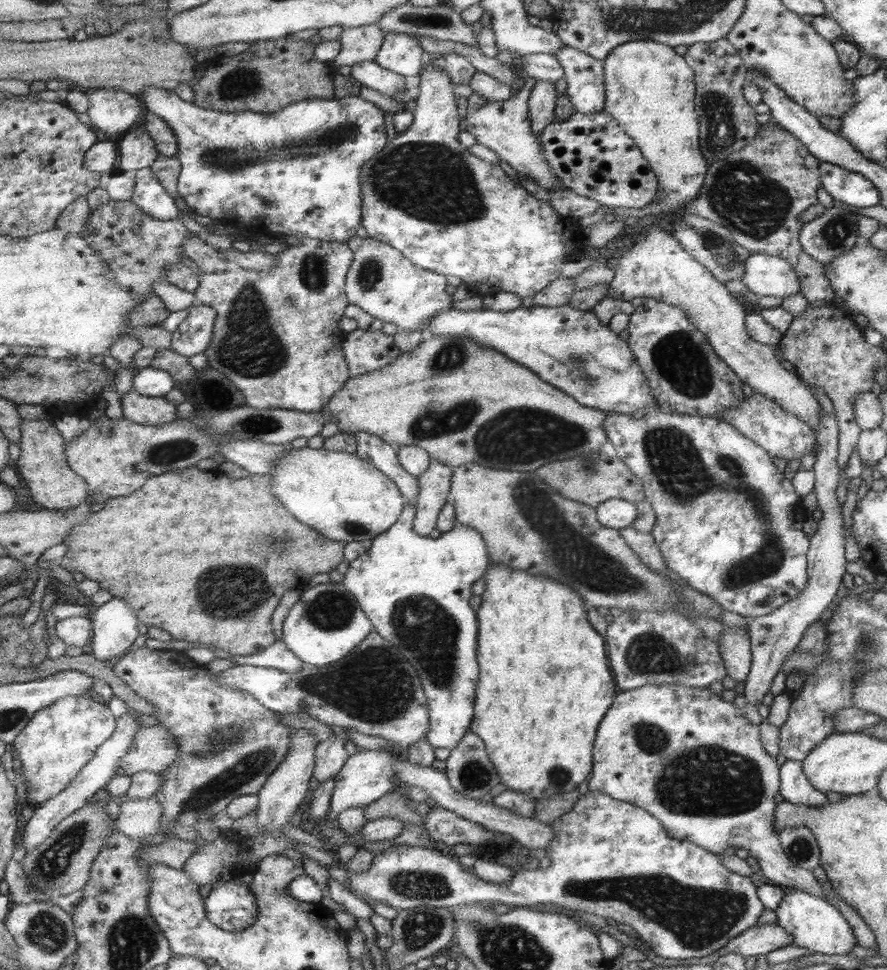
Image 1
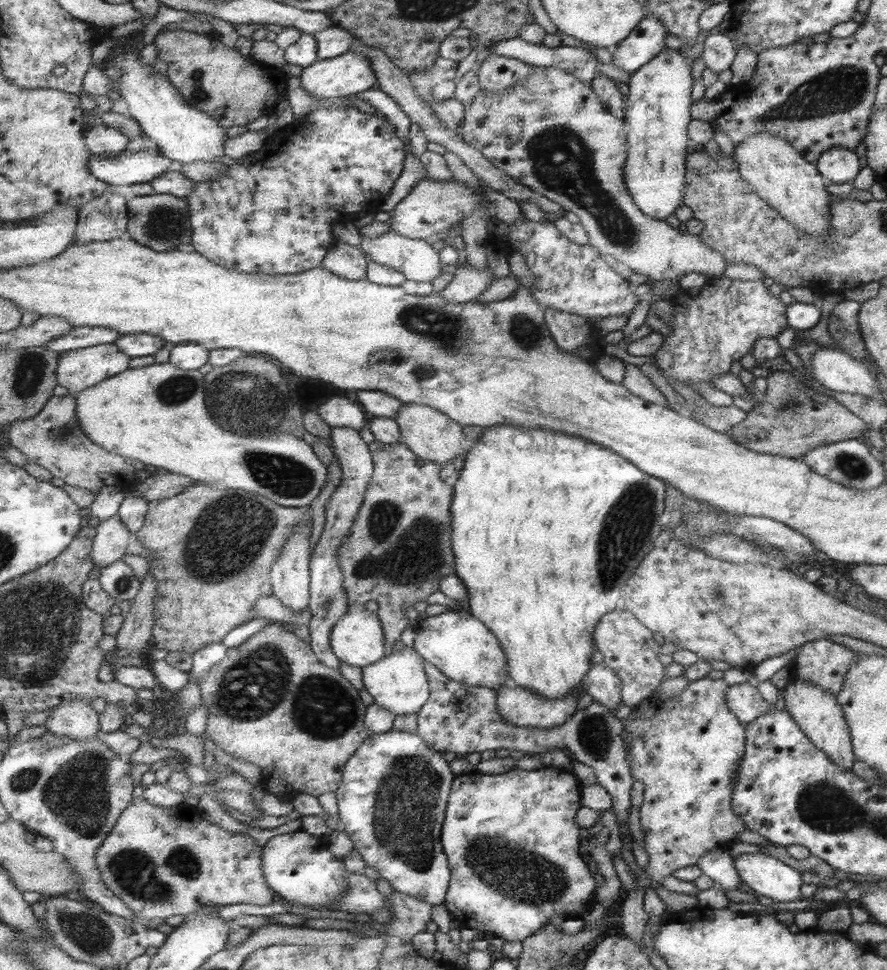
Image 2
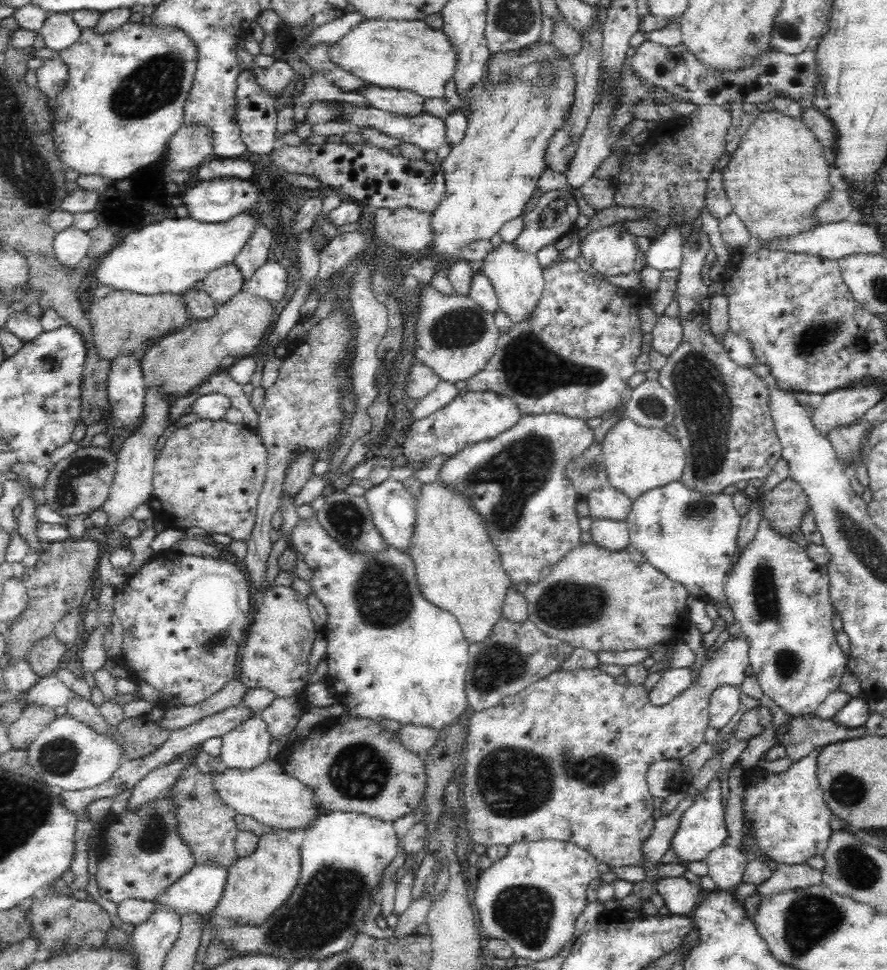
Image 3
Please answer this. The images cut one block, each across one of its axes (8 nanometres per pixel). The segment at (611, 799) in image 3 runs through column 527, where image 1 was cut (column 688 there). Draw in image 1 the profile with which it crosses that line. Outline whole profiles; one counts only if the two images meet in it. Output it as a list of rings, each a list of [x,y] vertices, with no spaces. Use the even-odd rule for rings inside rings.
[[[649,684],[637,690],[619,692],[617,702],[613,702],[613,708],[603,716],[593,742],[593,774],[587,784],[593,792],[603,792],[613,800],[647,810],[675,840],[697,844],[713,854],[723,854],[729,846],[745,848],[747,854],[757,860],[767,884],[829,902],[827,890],[823,890],[813,872],[801,870],[787,858],[773,830],[773,796],[777,794],[777,786],[781,786],[781,774],[777,774],[777,770],[781,770],[777,762],[761,748],[757,726],[741,718],[733,704],[723,702],[709,690],[693,690],[677,684]]]

